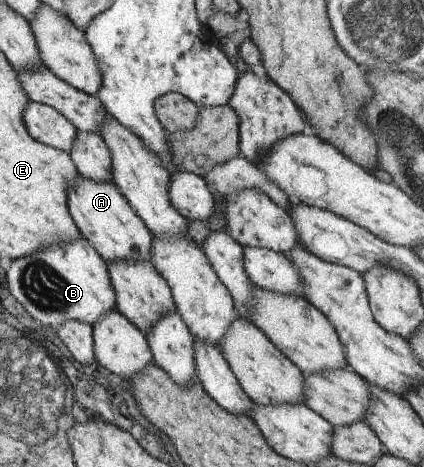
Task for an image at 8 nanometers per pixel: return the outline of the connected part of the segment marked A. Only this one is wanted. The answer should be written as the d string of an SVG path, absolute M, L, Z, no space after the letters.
M79 175L68 192L71 218L81 236L89 240L108 264L125 259L151 262L153 234L115 183L99 182Z

